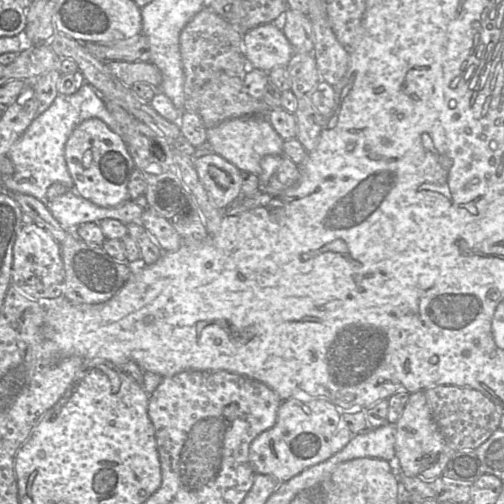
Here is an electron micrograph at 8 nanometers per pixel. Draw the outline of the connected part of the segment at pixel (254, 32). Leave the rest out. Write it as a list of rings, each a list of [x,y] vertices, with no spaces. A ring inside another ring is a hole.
[[[274,23],[259,25],[243,33],[242,46],[249,66],[266,72],[287,66],[294,54],[283,30]]]

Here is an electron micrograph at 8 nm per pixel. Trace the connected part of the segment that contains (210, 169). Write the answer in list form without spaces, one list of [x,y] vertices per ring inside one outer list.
[[[206,154],[194,159],[199,180],[219,209],[226,208],[242,195],[241,171],[221,155]]]

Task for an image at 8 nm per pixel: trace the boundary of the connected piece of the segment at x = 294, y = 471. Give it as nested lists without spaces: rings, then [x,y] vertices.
[[[290,397],[281,402],[277,420],[273,427],[259,434],[250,444],[250,462],[255,474],[270,475],[280,483],[289,480],[303,470],[323,462],[342,450],[353,434],[342,418],[340,411],[332,402],[325,399]]]

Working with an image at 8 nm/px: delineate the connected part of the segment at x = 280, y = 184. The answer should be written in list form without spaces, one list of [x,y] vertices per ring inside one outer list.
[[[267,155],[261,160],[262,173],[258,191],[264,193],[284,192],[293,187],[300,178],[300,167],[284,155]]]

